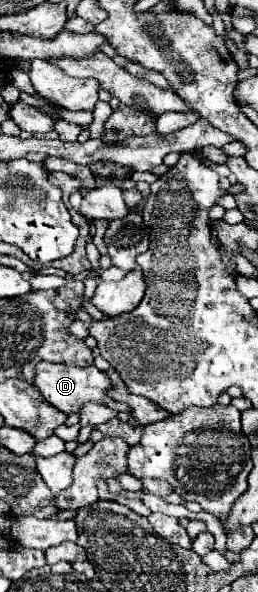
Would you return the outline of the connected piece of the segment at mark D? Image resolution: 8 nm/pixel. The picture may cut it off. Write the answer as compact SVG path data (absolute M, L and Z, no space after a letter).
M39 362L35 368L35 386L41 392L41 396L55 406L57 410L71 414L81 410L81 406L85 402L97 402L97 404L105 404L115 412L131 412L127 404L113 400L111 396L107 396L107 390L111 388L111 380L107 374L103 374L101 370L97 370L95 366L89 368L79 368L79 366L65 366L65 364L51 364L51 362Z

